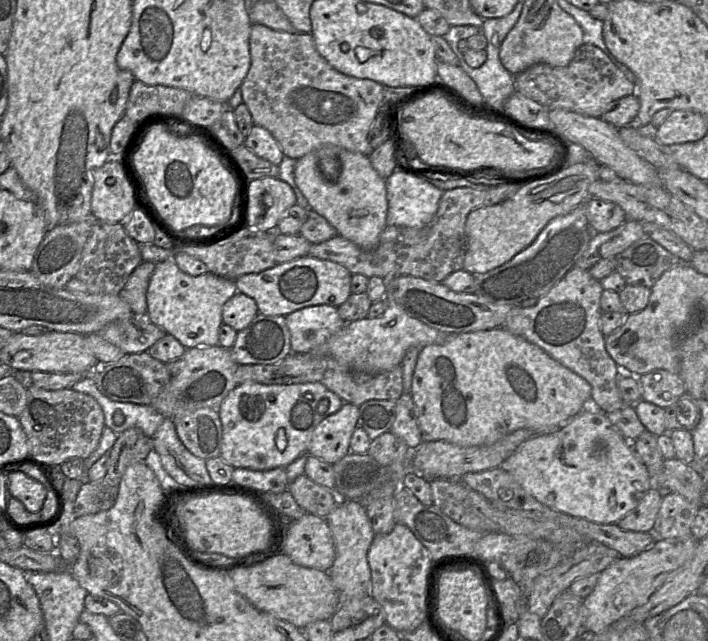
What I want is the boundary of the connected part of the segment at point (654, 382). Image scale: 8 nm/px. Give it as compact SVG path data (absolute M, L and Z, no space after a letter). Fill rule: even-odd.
M656 369L637 378L642 387L642 401L663 409L687 393L681 377L667 370Z

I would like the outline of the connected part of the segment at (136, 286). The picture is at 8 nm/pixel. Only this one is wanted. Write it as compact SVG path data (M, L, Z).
M142 261L129 276L119 297L131 308L135 316L147 314L146 292L156 263Z

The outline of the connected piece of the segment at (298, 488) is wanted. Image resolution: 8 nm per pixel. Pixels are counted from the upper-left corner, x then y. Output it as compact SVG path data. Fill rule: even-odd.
M300 475L290 482L287 490L306 513L324 519L338 504L347 500L334 491L314 483L305 475Z

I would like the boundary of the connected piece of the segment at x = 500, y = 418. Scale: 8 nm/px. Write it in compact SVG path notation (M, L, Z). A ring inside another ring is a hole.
M494 328L447 335L446 340L442 343L424 346L417 357L410 394L416 405L417 425L421 431L423 442L445 441L462 447L476 447L493 445L504 436L523 428L529 429L537 435L557 431L586 409L591 399L591 386L585 379L556 361L539 346L510 333L505 328Z

